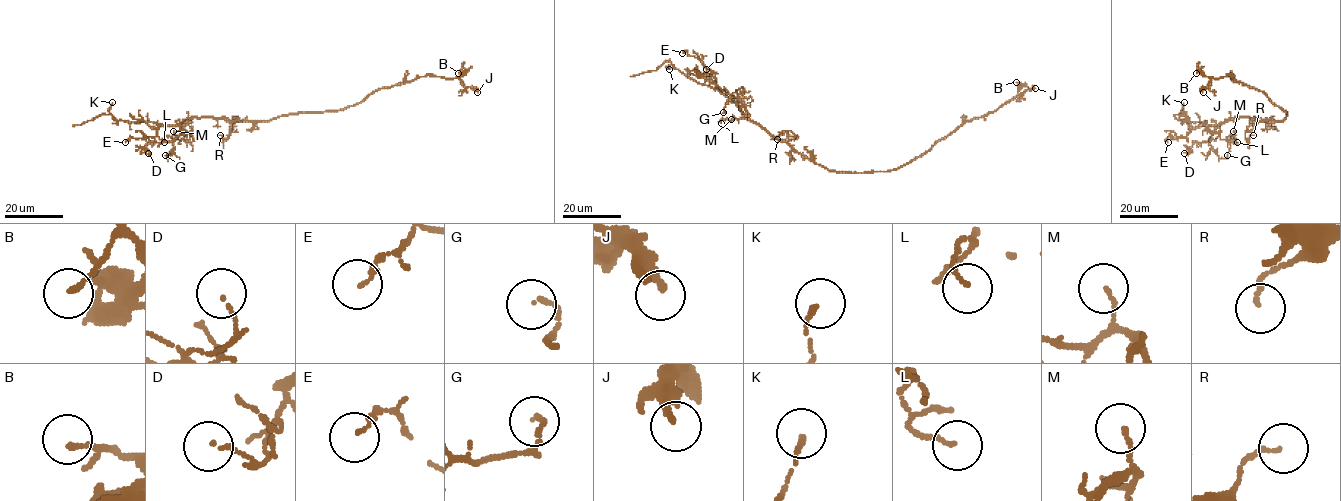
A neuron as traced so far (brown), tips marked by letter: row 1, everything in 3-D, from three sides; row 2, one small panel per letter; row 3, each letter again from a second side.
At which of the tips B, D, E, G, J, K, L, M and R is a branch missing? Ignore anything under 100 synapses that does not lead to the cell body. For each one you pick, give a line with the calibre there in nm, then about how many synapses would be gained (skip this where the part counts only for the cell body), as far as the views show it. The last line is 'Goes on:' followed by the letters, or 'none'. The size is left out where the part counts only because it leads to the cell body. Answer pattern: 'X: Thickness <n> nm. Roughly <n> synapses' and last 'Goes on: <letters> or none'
Goes on: none

